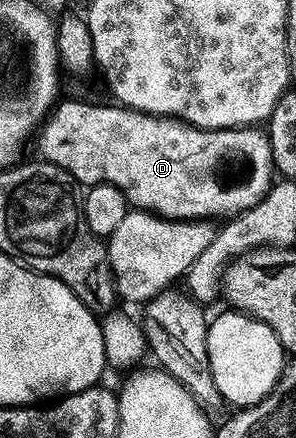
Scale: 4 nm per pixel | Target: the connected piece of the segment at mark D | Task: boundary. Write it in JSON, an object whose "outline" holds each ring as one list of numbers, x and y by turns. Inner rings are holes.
{"outline":[[63,101,44,118,35,134,39,156,70,171,81,186,112,186,127,199,132,209,147,209,160,217,173,219,227,219,254,207,254,203,261,201,274,184,271,145,263,128,227,130,228,149,192,149,194,129,187,121,140,113,119,103,91,105,88,101]]}

